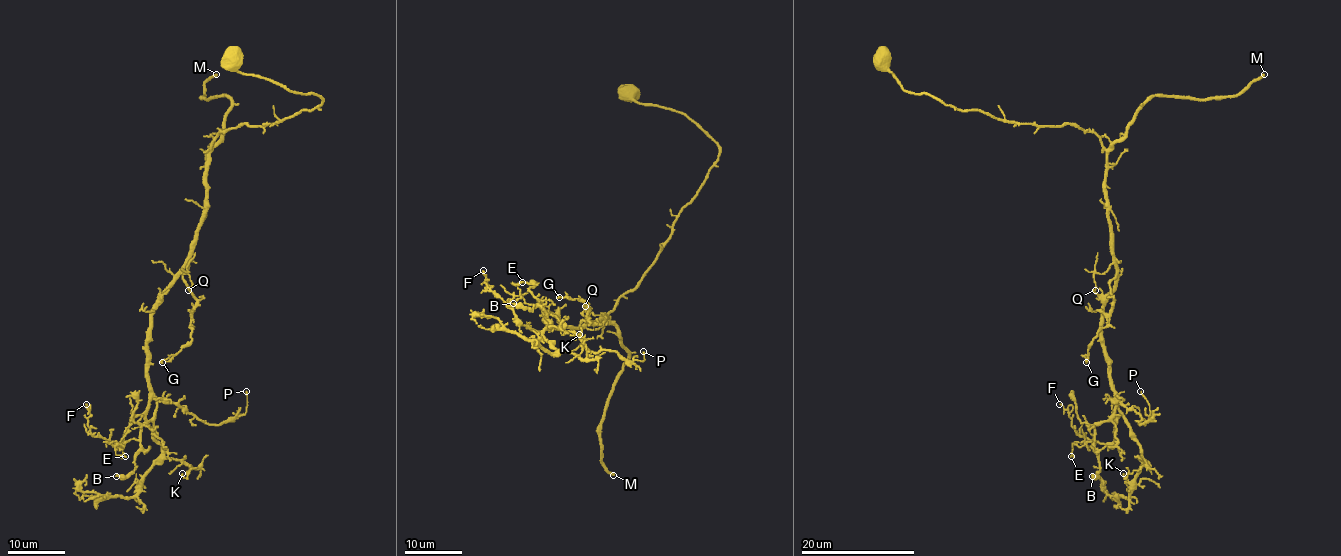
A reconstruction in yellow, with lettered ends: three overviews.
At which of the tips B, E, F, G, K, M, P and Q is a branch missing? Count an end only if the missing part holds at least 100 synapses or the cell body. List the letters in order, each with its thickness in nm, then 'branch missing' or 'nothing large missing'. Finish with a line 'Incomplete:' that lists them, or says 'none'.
B: 240 nm | nothing large missing
E: 110 nm | nothing large missing
F: 110 nm | nothing large missing
G: 130 nm | nothing large missing
K: 130 nm | nothing large missing
M: 240 nm | branch missing
P: 80 nm | nothing large missing
Q: 120 nm | nothing large missing
Incomplete: M

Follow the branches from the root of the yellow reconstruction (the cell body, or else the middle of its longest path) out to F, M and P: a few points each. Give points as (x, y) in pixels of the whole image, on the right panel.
F: (880, 57), (906, 91), (1002, 121), (1073, 123), (1102, 142), (1115, 439), (1081, 436), (1059, 404)
M: (880, 57), (906, 91), (1002, 121), (1073, 123), (1093, 132), (1106, 149), (1155, 95), (1237, 96), (1264, 74)
P: (880, 57), (906, 91), (1099, 138), (1116, 268), (1103, 355), (1110, 389), (1140, 425), (1150, 416), (1140, 391)

